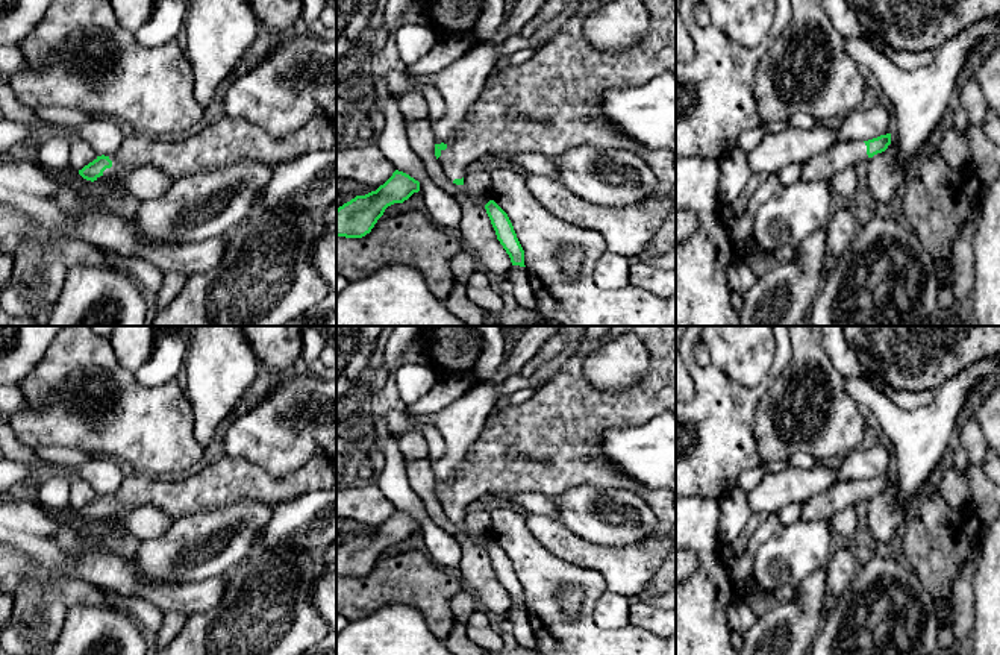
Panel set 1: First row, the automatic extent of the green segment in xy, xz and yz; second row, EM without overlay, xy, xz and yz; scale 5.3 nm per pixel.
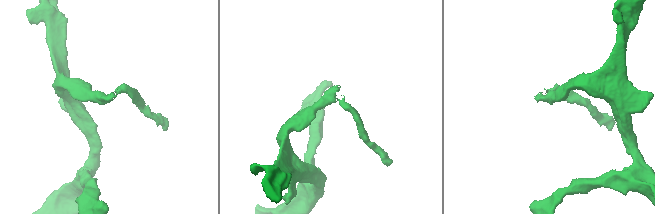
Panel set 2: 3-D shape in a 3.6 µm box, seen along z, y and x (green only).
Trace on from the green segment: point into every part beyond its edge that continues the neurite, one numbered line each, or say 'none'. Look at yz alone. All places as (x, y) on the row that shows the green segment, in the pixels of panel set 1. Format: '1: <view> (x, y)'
1: yz (823, 167)

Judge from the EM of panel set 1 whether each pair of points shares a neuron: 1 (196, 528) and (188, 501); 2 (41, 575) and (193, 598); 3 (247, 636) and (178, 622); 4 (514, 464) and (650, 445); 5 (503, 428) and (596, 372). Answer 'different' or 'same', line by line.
1: different
2: different
3: different
4: different
5: different

